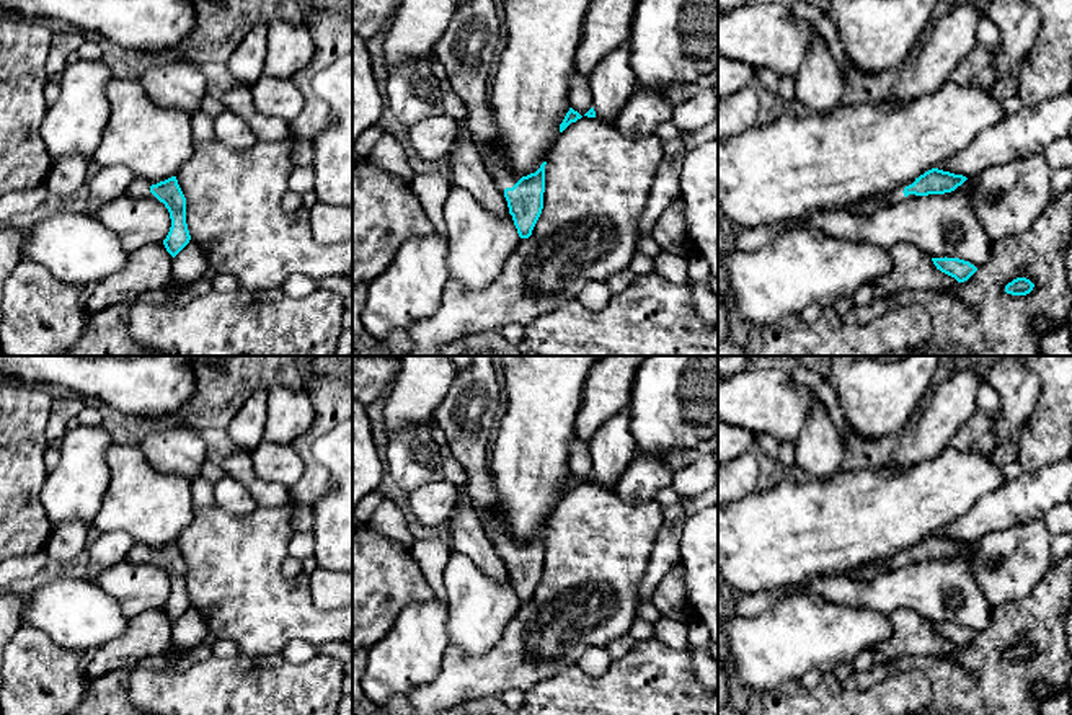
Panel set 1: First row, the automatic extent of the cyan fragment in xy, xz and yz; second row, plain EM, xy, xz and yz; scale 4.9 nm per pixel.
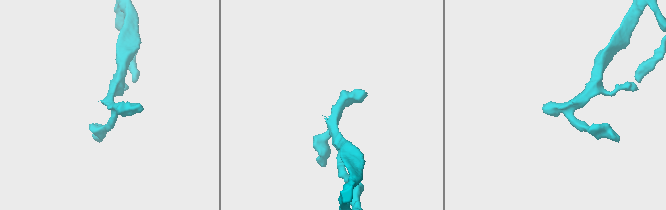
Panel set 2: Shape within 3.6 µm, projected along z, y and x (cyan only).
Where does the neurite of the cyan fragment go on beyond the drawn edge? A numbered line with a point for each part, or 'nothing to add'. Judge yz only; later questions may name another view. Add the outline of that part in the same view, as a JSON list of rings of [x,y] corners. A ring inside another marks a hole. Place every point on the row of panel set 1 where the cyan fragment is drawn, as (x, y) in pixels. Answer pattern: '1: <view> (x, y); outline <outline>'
1: yz (867, 206); outline [[[909,181],[899,188],[893,189],[888,194],[878,194],[870,199],[860,201],[860,202],[853,204],[852,207],[848,207],[848,211],[853,214],[870,214],[884,206],[897,204],[897,202],[910,199],[910,198],[922,198],[922,196],[915,196],[915,194],[909,194],[907,198],[904,196],[904,193],[902,193],[904,188],[912,184],[914,181]]]

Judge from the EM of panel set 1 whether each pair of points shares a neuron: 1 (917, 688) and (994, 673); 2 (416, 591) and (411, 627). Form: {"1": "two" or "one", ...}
{"1": "two", "2": "two"}

